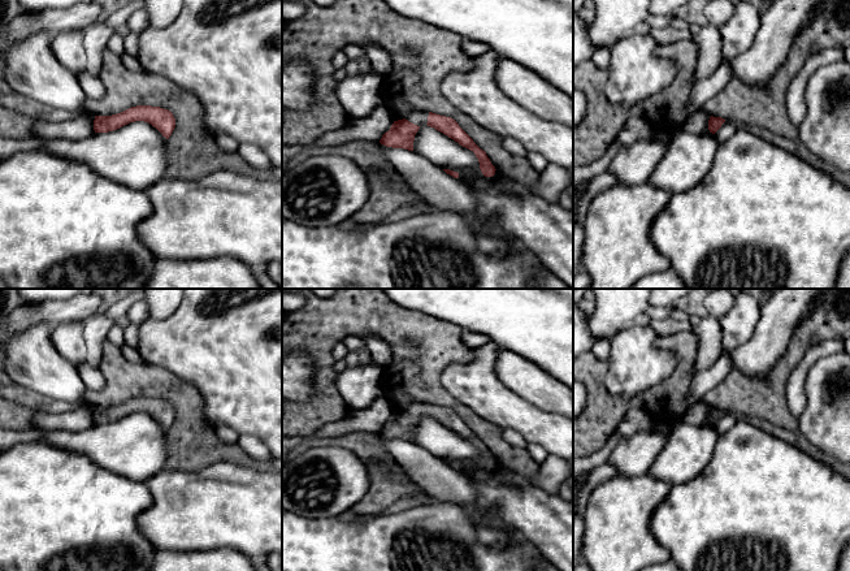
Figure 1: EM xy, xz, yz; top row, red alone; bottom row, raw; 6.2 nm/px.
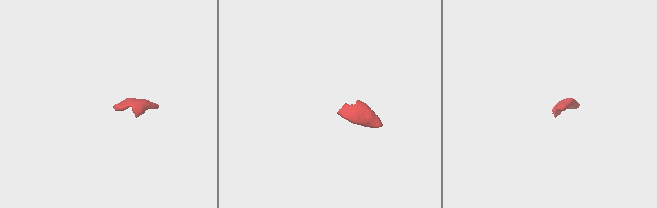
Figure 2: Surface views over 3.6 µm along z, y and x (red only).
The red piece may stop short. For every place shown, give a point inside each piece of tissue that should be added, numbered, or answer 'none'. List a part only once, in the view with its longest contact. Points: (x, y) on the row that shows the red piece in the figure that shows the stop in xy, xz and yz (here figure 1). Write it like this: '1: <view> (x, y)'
1: xz (419, 117)

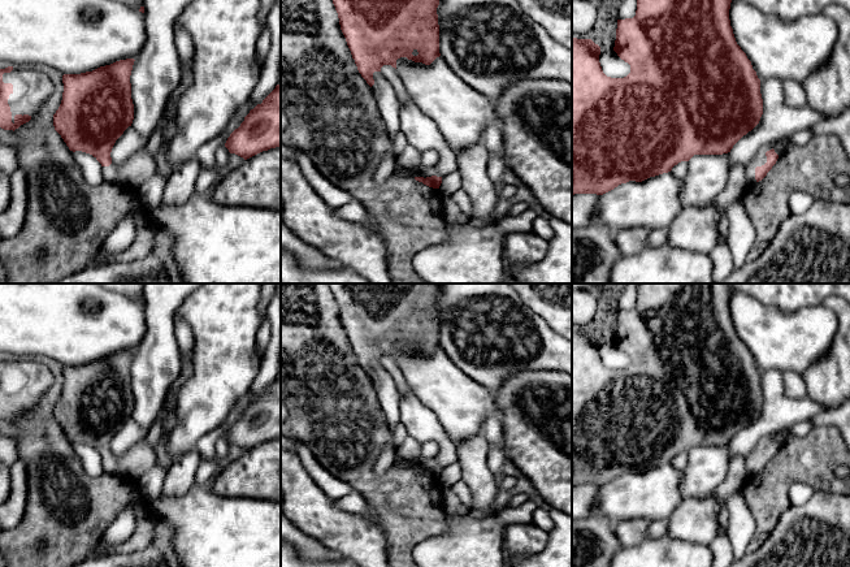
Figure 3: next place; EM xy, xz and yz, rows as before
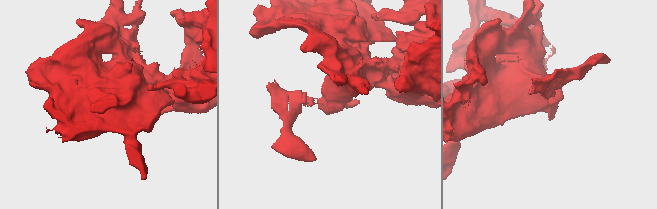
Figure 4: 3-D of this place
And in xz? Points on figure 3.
1: xz (420, 171)

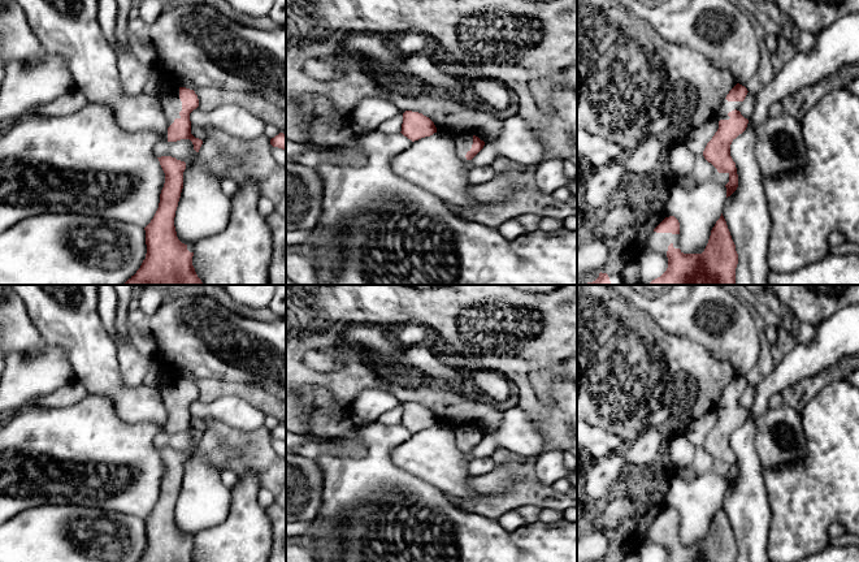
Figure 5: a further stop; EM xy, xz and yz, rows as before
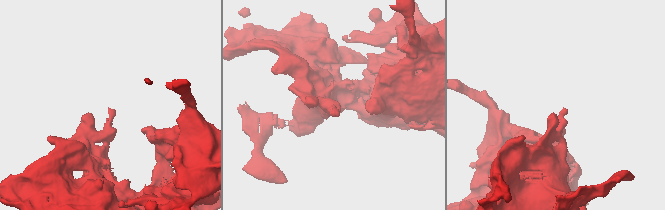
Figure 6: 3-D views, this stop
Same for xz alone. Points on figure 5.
1: xz (463, 143)

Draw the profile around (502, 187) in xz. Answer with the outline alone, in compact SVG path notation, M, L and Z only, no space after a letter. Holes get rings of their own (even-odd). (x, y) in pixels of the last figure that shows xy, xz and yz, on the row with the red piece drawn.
M507 168L486 183L472 185L469 194L477 202L490 204L491 207L506 203L516 194L520 183L519 174L519 170Z

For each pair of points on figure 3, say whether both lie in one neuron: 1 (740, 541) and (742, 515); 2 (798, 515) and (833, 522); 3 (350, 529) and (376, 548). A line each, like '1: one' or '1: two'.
1: one
2: one
3: one

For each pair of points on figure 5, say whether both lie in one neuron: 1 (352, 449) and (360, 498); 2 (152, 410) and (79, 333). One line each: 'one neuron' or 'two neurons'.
1: two neurons
2: one neuron

